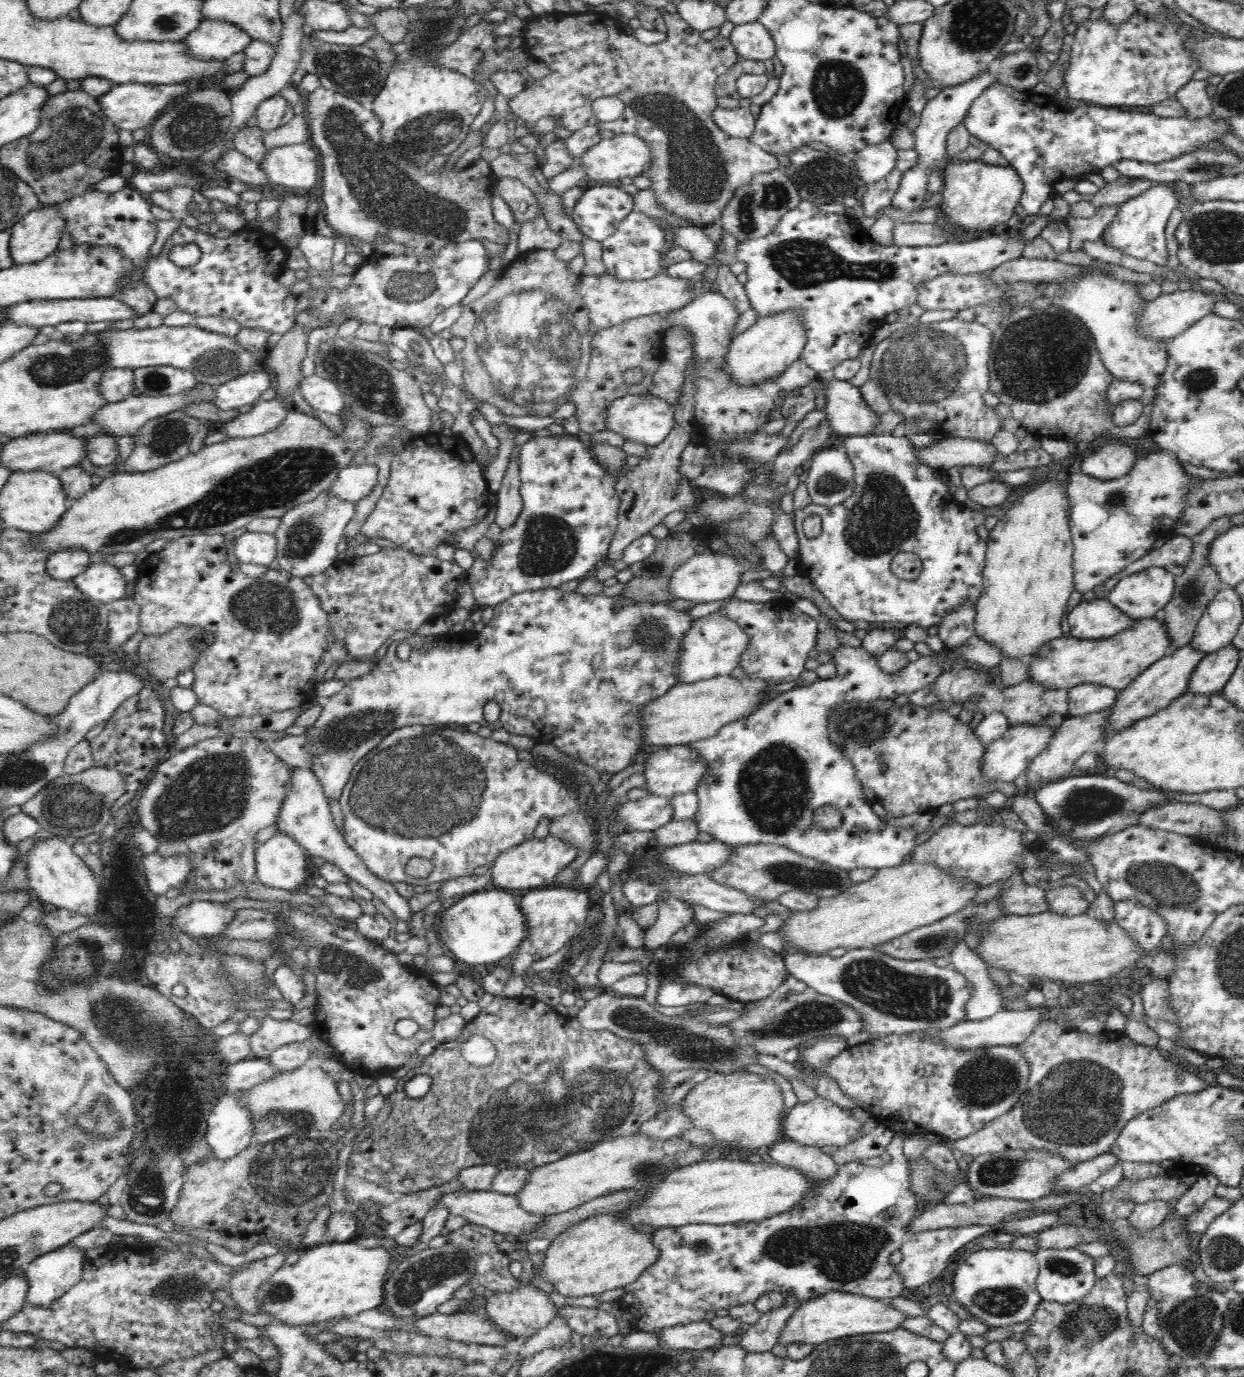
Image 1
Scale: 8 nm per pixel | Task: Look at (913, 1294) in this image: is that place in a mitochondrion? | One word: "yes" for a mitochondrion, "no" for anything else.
no

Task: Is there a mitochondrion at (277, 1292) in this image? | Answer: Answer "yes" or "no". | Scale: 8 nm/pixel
yes

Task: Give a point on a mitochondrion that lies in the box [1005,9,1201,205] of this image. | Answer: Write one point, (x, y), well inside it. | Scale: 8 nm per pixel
(1021, 71)

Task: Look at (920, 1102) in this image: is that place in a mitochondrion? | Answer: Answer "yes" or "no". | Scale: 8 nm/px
no

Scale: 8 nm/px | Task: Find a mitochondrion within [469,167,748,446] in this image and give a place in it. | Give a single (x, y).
(531, 372)

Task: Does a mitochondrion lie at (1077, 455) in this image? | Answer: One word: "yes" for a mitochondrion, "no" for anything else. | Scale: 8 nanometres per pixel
no

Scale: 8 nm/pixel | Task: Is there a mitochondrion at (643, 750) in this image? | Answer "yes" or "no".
no

